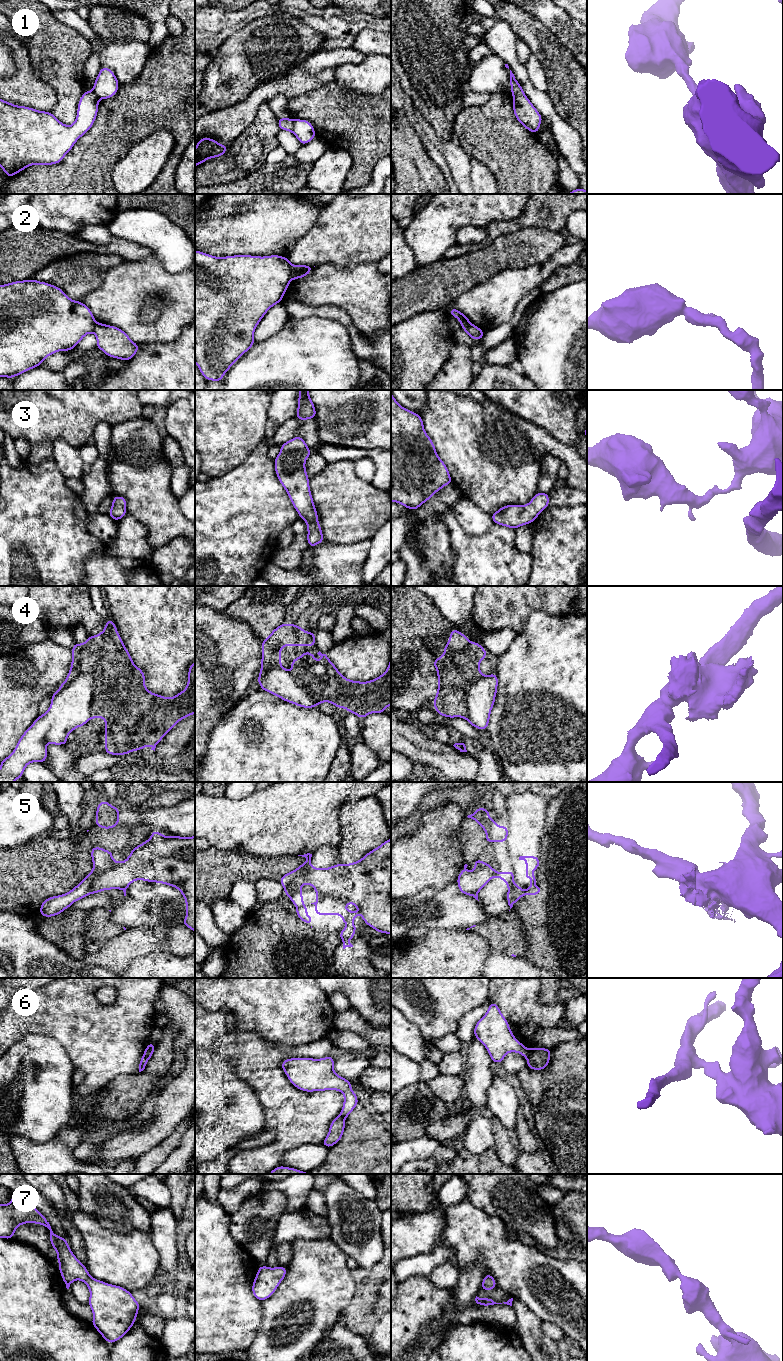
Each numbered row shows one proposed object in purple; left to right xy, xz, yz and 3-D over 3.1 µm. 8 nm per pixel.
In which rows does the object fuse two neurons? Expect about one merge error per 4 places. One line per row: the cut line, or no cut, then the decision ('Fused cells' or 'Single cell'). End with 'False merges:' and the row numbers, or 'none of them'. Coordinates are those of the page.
1: Split along xz (292, 120), (293, 132). Fused cells
2: Split along xz (292, 265), (290, 279). Fused cells
3: No split. Single cell
4: No split. Single cell
5: No split. Single cell
6: Split along yz (531, 1049), (526, 1057). Fused cells
7: No split. Single cell
False merges: 1, 2, 6

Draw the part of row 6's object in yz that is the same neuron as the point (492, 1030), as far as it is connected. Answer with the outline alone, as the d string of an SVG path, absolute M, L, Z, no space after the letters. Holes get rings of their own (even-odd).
M492 1001L486 1014L476 1023L473 1036L486 1047L493 1063L502 1063L509 1052L516 1052L527 1058L531 1051L515 1038L508 1021Z

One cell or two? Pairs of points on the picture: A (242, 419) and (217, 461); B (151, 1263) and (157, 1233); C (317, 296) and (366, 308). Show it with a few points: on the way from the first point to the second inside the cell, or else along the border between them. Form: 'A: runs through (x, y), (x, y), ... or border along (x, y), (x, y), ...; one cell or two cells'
A: runs through (232, 429), (223, 439), (222, 451); one cell
B: border along (148, 1234), (157, 1250), (160, 1267); two cells
C: runs through (329, 296), (354, 296); one cell

